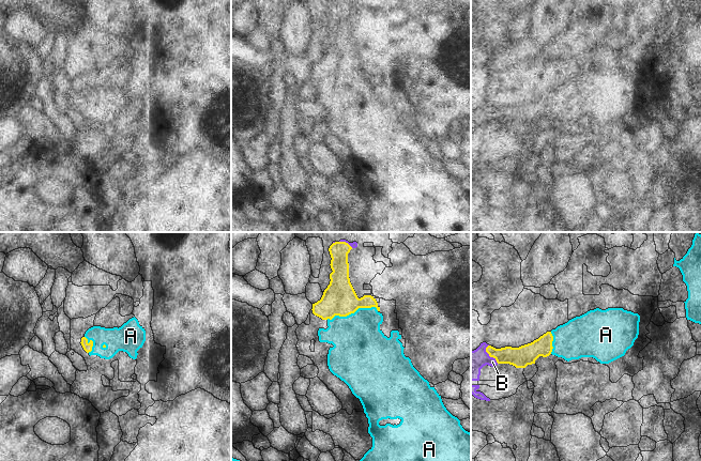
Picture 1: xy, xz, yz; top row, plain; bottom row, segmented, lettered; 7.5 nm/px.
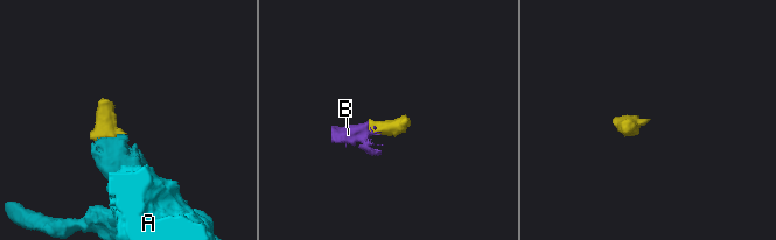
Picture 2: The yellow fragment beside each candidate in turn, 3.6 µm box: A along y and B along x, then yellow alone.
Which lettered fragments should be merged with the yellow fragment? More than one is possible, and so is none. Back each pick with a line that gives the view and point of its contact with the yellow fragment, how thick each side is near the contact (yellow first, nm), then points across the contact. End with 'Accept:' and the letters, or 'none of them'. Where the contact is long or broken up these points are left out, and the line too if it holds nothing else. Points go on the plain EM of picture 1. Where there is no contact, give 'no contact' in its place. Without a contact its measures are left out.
A: contact xz (352, 73); calibres 260 and 380 nm; way xz (339, 59), (352, 73), (359, 105)
B: contact yz (488, 113); calibres 160 and 180 nm; way yz (520, 118), (488, 113), (471, 122)
Accept: A, B

